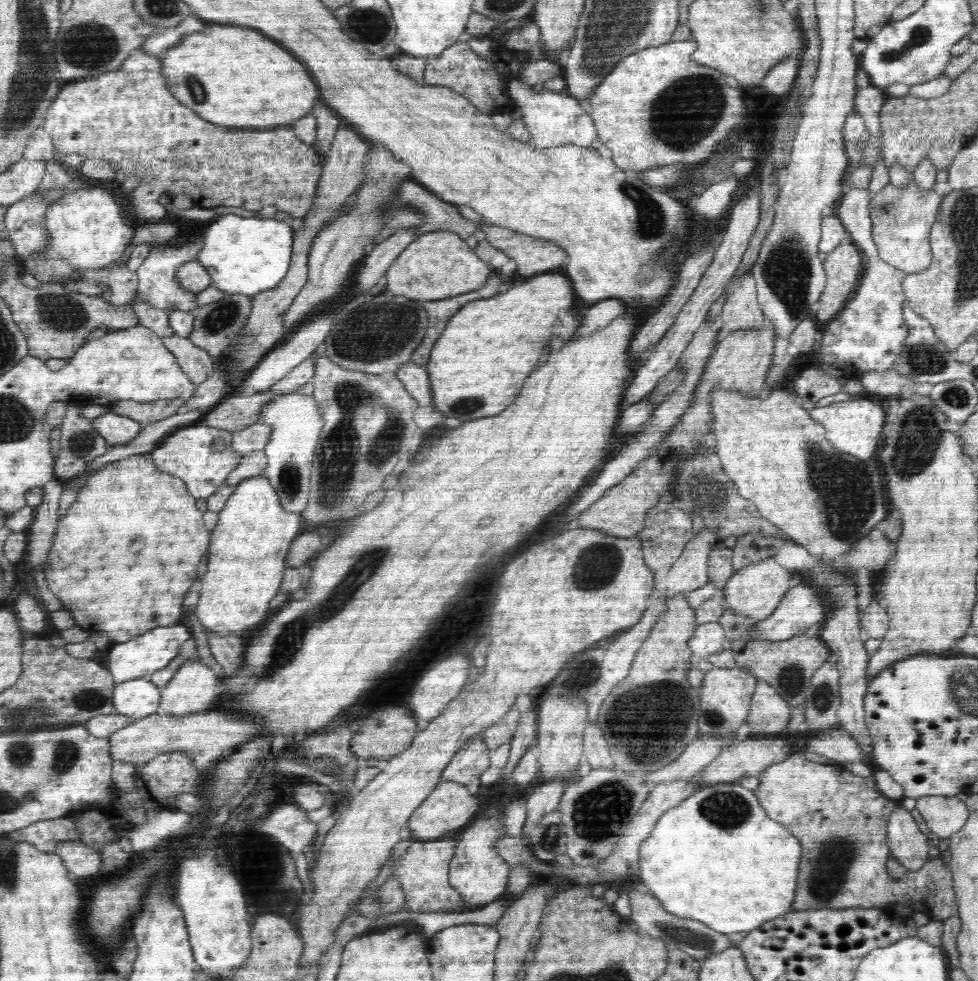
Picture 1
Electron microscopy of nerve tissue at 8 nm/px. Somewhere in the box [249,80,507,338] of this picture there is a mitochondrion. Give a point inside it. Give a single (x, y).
(414, 209)

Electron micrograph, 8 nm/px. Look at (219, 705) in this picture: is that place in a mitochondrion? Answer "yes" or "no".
no

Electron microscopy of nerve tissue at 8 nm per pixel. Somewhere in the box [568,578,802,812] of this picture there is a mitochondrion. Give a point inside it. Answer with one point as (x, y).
(648, 721)

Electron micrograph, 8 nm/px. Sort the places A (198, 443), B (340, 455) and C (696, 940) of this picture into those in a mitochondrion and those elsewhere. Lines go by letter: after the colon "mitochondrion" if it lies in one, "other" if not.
A: other
B: mitochondrion
C: mitochondrion

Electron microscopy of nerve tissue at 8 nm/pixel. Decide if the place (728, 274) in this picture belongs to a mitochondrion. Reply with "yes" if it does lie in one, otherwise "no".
no

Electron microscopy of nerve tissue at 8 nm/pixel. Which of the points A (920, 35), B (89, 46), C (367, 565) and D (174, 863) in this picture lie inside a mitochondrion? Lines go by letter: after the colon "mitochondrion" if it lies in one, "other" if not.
A: mitochondrion
B: mitochondrion
C: mitochondrion
D: other

